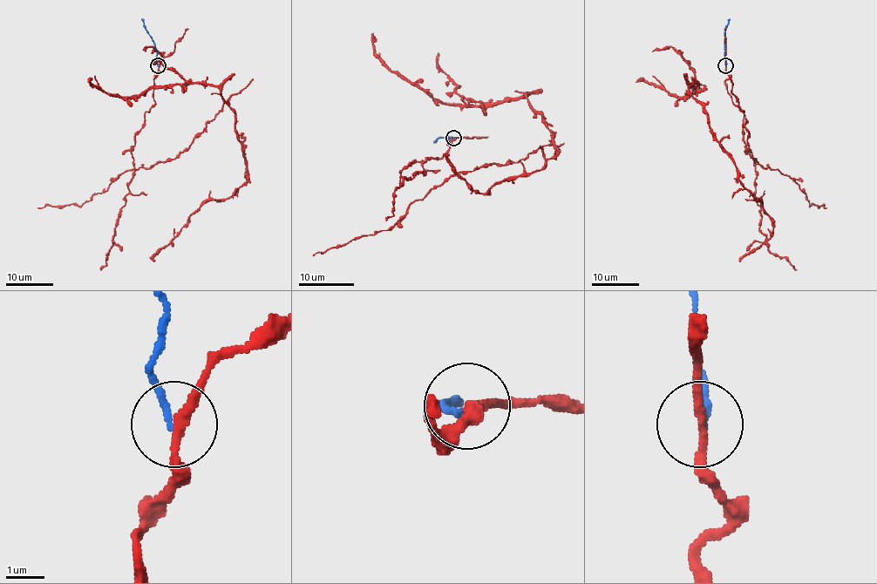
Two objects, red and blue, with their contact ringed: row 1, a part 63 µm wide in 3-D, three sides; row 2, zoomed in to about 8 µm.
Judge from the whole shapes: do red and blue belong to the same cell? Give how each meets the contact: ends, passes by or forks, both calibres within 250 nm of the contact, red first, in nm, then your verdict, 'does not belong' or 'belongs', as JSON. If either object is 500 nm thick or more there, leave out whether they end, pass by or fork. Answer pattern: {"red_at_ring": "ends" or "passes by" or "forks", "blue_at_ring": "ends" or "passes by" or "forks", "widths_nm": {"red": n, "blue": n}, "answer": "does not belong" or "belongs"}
{"red_at_ring": "passes by", "blue_at_ring": "ends", "widths_nm": {"red": 220, "blue": 140}, "answer": "does not belong"}

